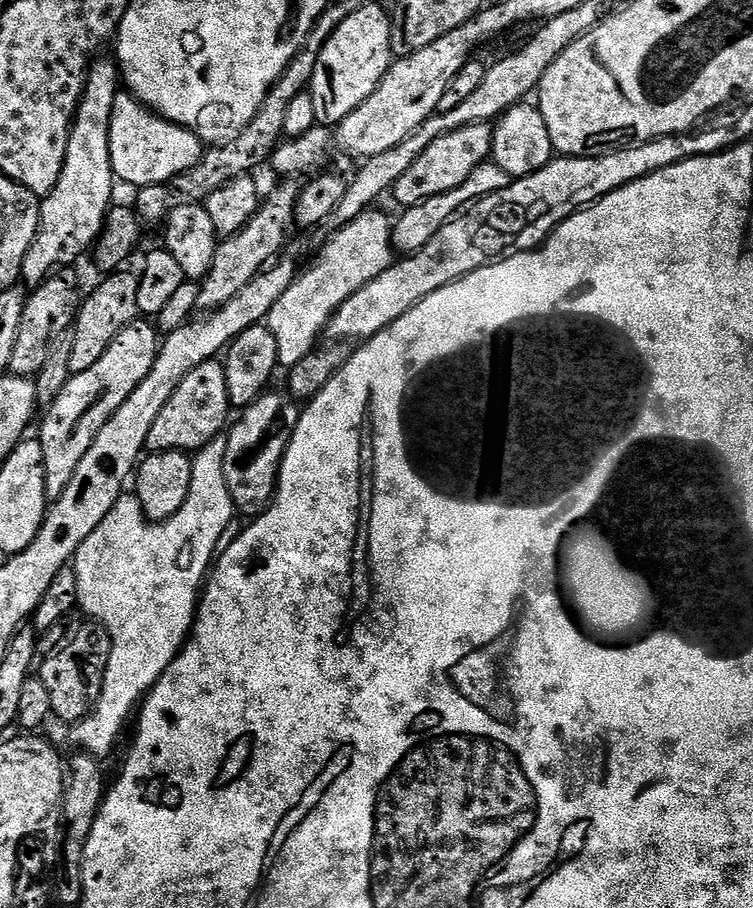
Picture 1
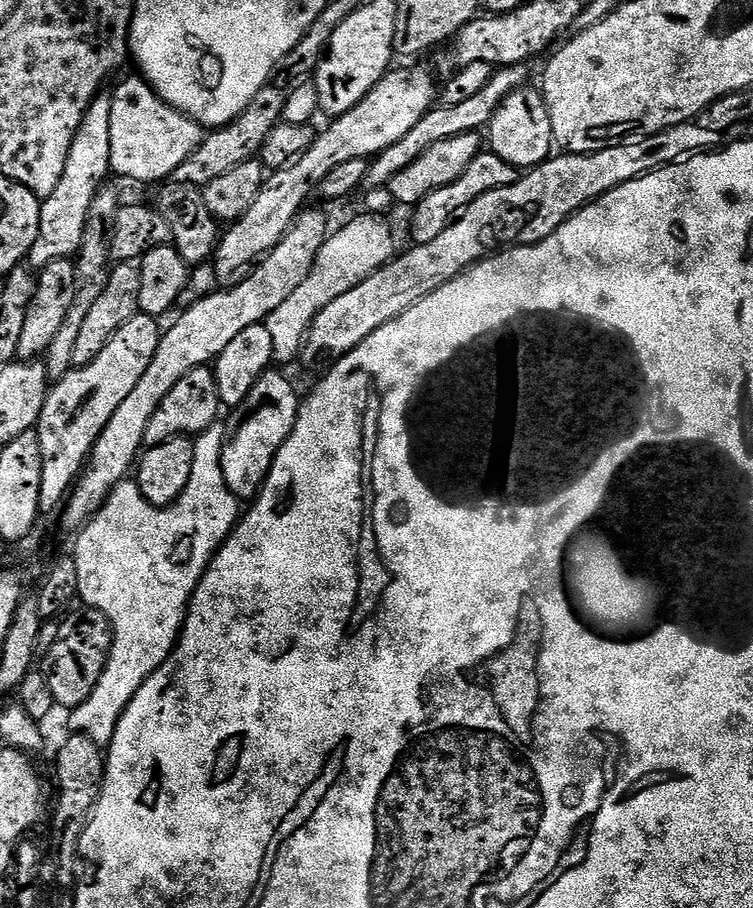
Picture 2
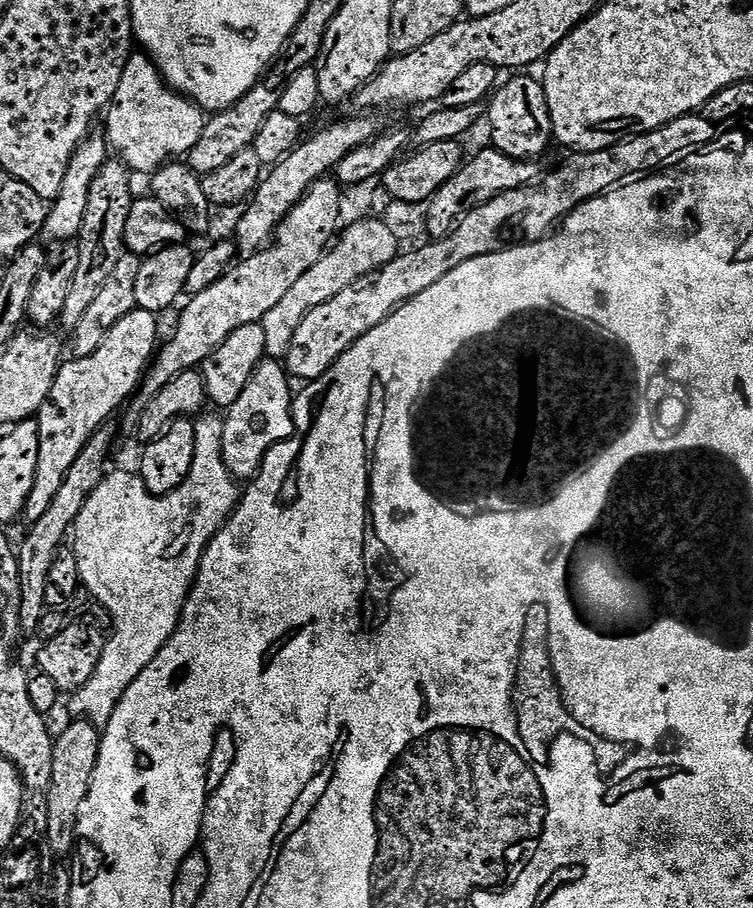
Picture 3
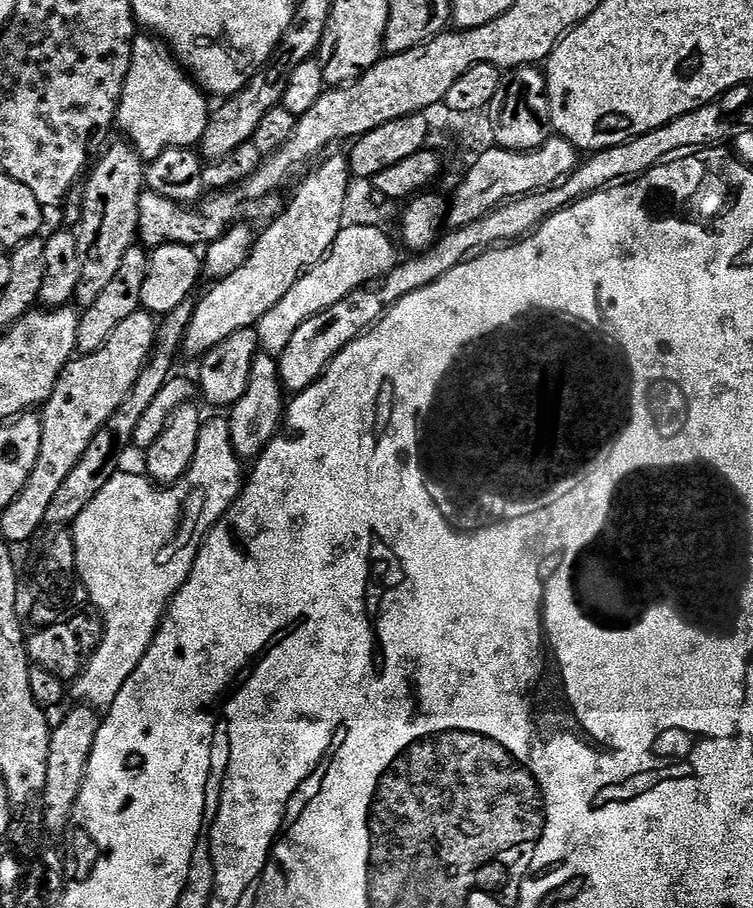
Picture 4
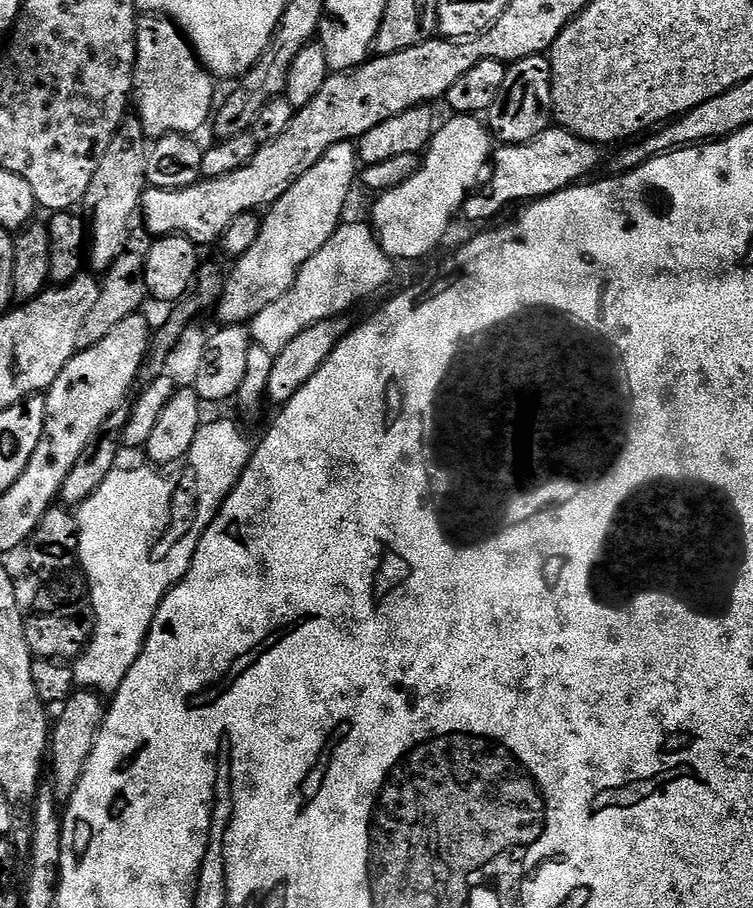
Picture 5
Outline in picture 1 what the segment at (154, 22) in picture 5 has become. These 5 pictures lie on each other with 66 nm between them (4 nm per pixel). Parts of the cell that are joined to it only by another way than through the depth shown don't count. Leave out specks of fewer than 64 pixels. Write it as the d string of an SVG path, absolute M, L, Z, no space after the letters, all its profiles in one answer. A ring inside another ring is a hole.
M120 91L110 114L110 162L117 181L125 180L139 190L155 184L167 184L190 170L204 157L206 148L199 136L188 128L157 116L144 107L131 92Z

